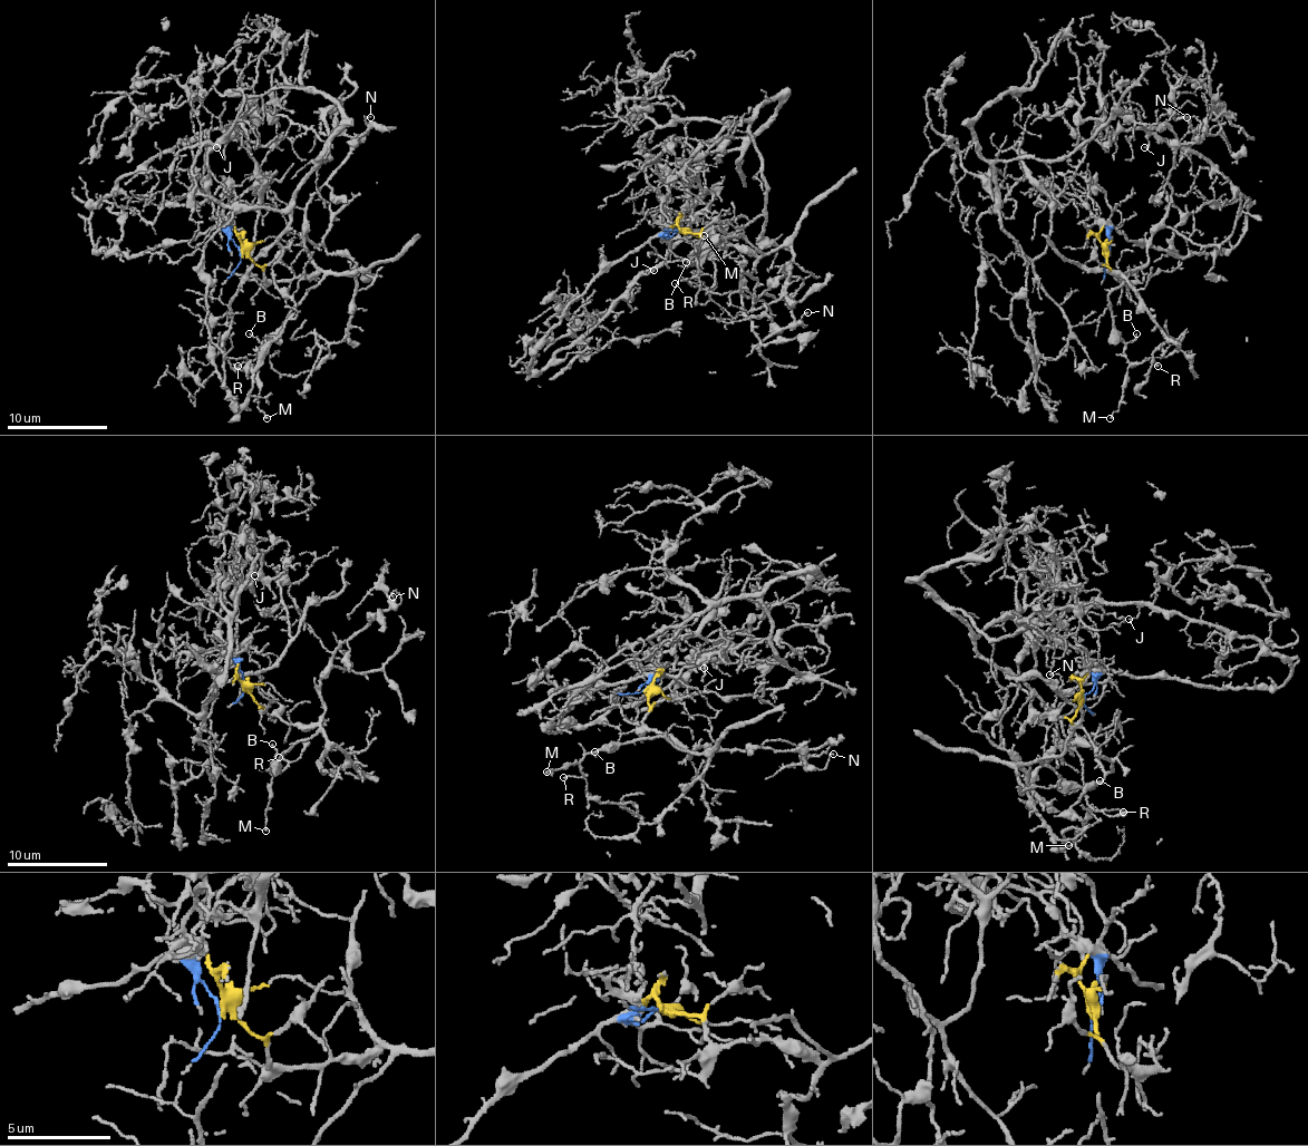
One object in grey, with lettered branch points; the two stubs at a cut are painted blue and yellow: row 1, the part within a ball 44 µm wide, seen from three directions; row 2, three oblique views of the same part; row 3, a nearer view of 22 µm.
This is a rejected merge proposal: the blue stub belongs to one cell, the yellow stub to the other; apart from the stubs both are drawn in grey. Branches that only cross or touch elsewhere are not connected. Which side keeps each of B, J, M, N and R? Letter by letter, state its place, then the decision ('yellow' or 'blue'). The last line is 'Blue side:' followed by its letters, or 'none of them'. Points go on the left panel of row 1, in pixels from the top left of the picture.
B: at (249, 333); yellow
J: at (216, 147); blue
M: at (267, 418); yellow
N: at (370, 117); yellow
R: at (238, 366); yellow
Blue side: J

